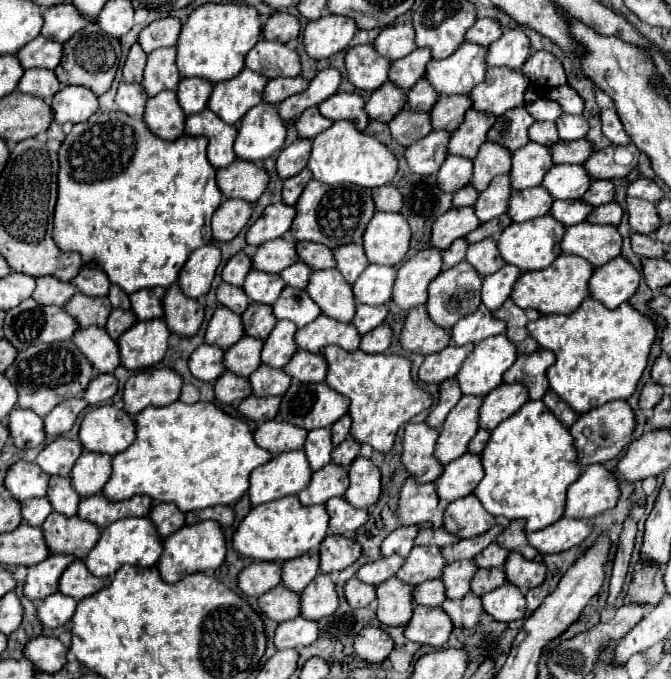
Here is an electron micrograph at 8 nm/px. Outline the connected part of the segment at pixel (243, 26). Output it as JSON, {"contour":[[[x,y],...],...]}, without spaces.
{"contour":[[[203,4],[195,8],[181,26],[177,40],[177,70],[181,78],[203,78],[211,84],[231,80],[243,70],[245,54],[261,38],[257,10],[243,4]]]}

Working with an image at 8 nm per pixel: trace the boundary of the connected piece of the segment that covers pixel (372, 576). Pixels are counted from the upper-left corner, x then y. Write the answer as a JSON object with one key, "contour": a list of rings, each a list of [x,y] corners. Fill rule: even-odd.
{"contour":[[[389,556],[389,558],[381,558],[377,562],[369,562],[369,564],[363,564],[359,570],[357,570],[357,578],[365,584],[373,584],[373,586],[379,586],[381,582],[389,580],[391,576],[395,576],[395,572],[401,568],[403,564],[403,558],[399,556]]]}

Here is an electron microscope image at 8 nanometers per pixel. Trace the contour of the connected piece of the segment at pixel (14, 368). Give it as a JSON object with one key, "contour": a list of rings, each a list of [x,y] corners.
{"contour":[[[63,340],[45,346],[31,346],[19,352],[15,362],[5,370],[5,376],[17,388],[19,394],[17,406],[33,410],[37,416],[43,418],[59,402],[81,396],[93,376],[93,368],[89,366],[87,358],[77,350],[77,346],[71,340]]]}

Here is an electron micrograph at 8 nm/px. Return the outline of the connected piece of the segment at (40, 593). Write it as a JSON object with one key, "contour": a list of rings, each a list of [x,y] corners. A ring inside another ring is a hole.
{"contour":[[[51,554],[47,560],[29,566],[23,594],[29,600],[43,600],[45,596],[55,594],[57,586],[59,586],[59,576],[71,562],[73,562],[73,558],[69,558],[69,556]]]}

